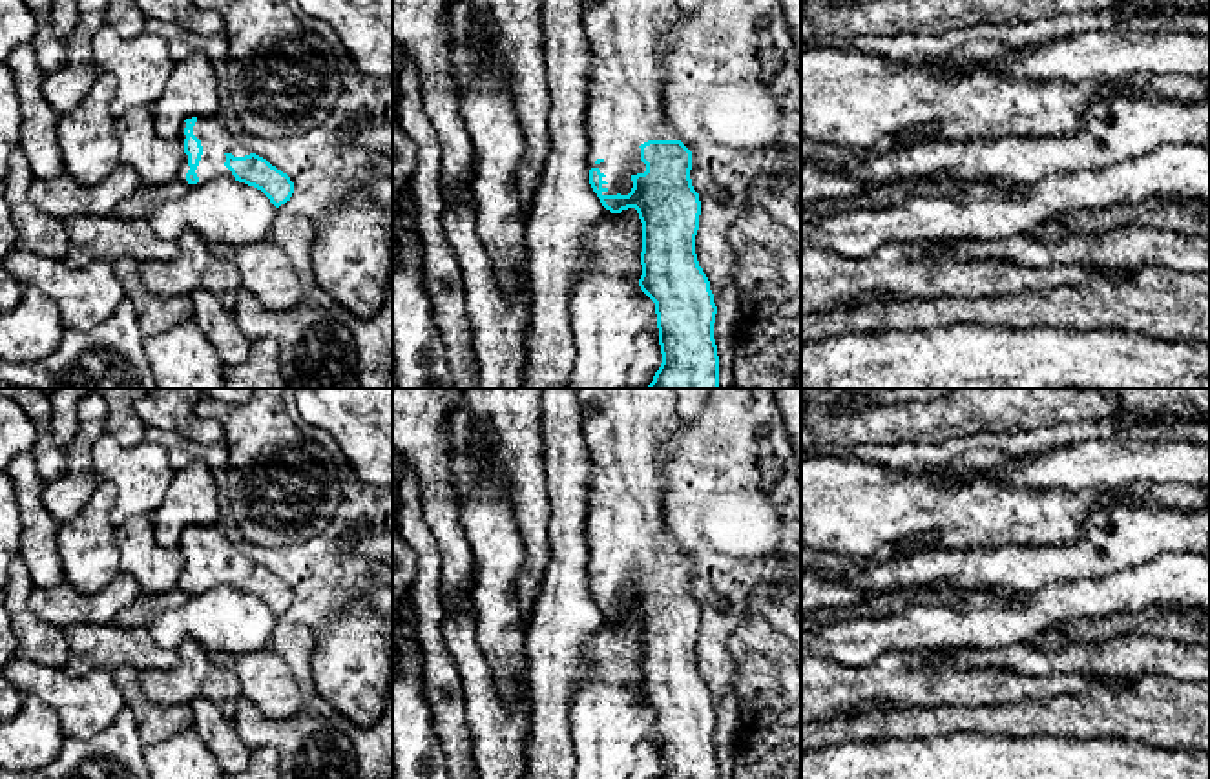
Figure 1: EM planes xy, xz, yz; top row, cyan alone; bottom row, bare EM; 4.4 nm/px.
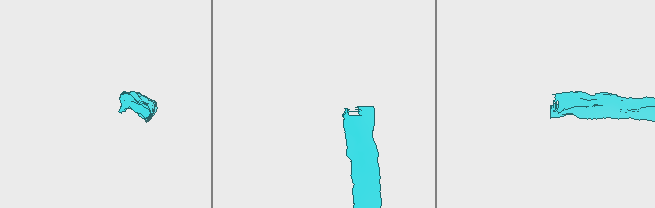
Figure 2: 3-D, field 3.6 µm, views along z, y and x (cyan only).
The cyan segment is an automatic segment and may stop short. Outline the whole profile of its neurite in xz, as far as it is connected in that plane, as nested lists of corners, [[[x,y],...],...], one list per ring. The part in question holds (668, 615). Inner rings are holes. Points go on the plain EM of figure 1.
[[[580,389],[582,436],[591,462],[586,540],[589,593],[611,622],[635,617],[642,631],[641,699],[655,711],[659,779],[719,779],[717,715],[699,675],[701,609],[692,595],[692,560],[662,518],[664,463],[683,429],[672,389]]]

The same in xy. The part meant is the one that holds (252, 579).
[[[221,522],[186,527],[177,547],[184,555],[177,587],[188,597],[215,587],[235,587],[261,598],[276,617],[290,609],[290,586],[237,551]]]

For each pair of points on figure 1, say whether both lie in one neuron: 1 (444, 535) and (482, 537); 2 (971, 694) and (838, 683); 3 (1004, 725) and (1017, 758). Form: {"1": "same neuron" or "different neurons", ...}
{"1": "different neurons", "2": "same neuron", "3": "different neurons"}

